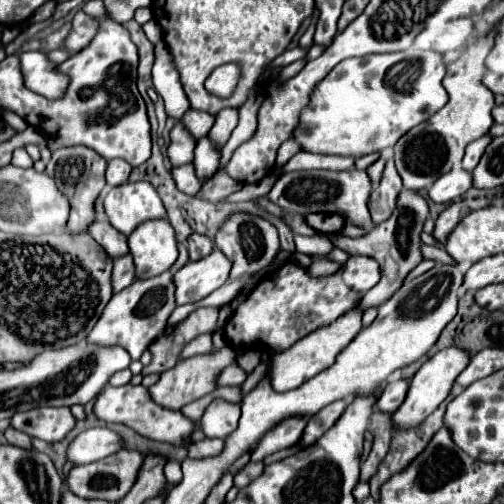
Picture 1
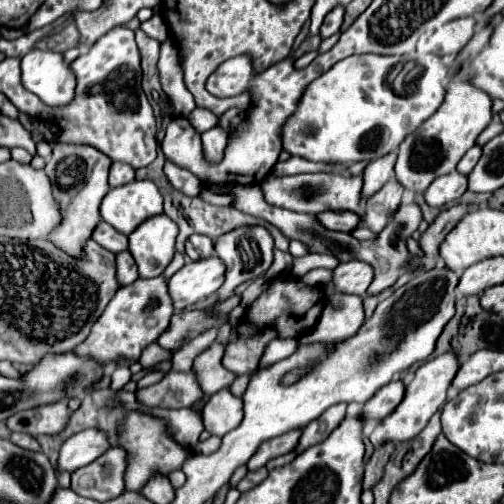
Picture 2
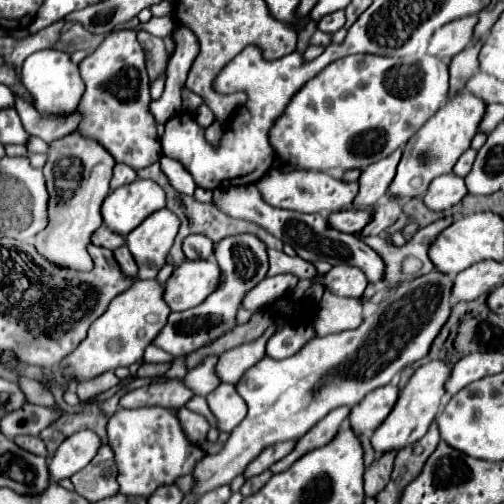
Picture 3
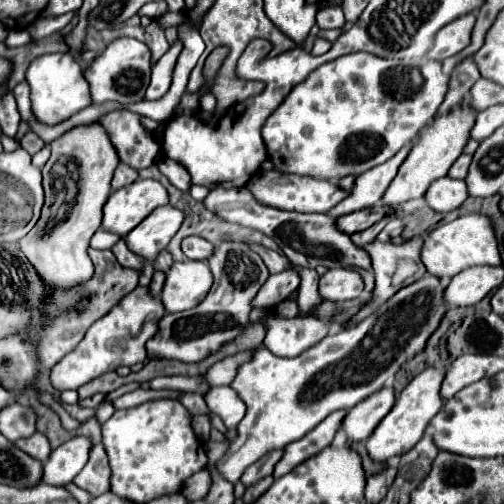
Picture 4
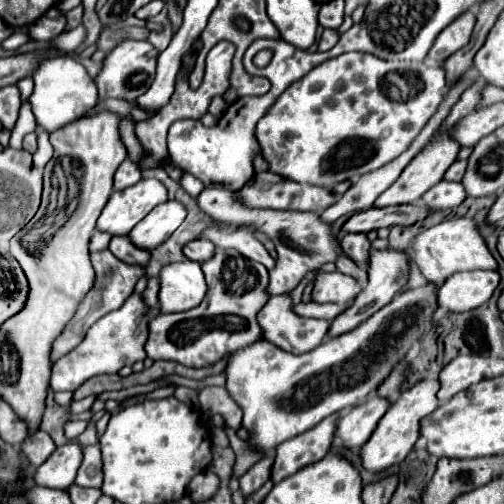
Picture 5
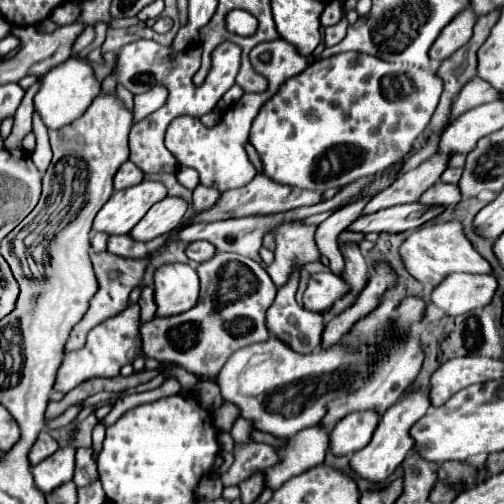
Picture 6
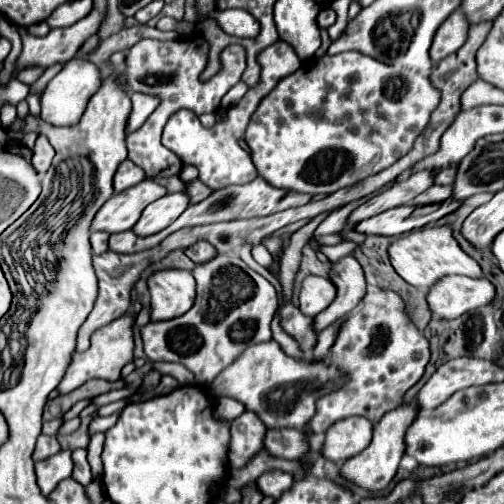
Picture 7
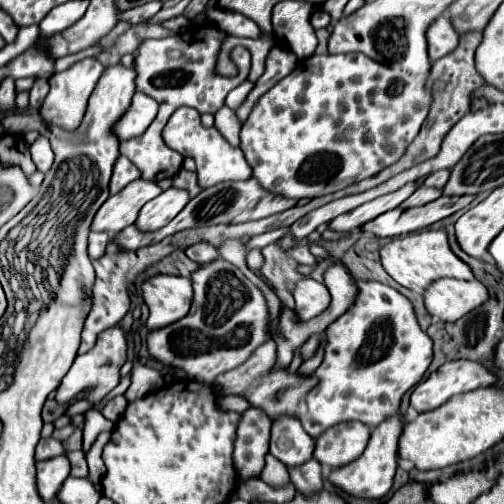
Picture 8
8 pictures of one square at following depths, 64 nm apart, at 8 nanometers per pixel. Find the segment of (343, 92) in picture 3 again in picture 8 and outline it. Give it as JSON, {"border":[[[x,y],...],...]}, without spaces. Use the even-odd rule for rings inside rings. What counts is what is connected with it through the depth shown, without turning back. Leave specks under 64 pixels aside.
{"border":[[[312,54],[308,58],[304,58],[286,78],[282,78],[276,86],[272,86],[252,108],[248,120],[242,124],[240,130],[240,150],[244,152],[244,158],[248,162],[248,166],[252,168],[252,178],[258,180],[258,184],[278,196],[288,196],[294,200],[302,200],[302,198],[316,198],[316,196],[326,196],[326,194],[334,194],[346,186],[352,186],[364,178],[370,178],[374,174],[378,174],[382,168],[394,164],[406,150],[406,146],[416,138],[422,122],[428,116],[430,110],[430,94],[424,90],[424,80],[416,78],[404,70],[392,70],[388,66],[382,66],[374,60],[370,60],[364,54]]]}

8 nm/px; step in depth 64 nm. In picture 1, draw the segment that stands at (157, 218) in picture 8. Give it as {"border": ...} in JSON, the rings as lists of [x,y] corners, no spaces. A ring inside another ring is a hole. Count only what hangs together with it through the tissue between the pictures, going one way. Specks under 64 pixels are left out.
{"border":[[[166,218],[140,224],[128,236],[128,248],[136,264],[136,278],[154,278],[178,258],[176,232]]]}

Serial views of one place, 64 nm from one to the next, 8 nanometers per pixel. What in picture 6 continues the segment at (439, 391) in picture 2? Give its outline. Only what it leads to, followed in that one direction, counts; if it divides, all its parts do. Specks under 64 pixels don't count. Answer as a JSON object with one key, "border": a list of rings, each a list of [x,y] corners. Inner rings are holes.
{"border":[[[418,390],[418,392],[410,392],[404,396],[404,400],[400,400],[394,408],[388,408],[388,412],[380,418],[374,436],[370,440],[370,444],[362,450],[358,450],[352,458],[350,458],[350,468],[356,476],[374,482],[374,484],[382,484],[388,480],[388,476],[394,474],[394,470],[398,468],[398,464],[406,458],[406,454],[412,450],[412,438],[410,438],[410,428],[426,414],[426,410],[430,408],[430,400],[428,400],[428,390]]]}

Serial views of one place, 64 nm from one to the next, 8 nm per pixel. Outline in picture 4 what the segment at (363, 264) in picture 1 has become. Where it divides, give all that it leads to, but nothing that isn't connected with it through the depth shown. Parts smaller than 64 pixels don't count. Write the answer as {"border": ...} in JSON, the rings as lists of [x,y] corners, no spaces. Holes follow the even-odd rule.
{"border":[[[332,268],[320,276],[318,292],[322,300],[354,300],[364,290],[362,278],[346,268]]]}

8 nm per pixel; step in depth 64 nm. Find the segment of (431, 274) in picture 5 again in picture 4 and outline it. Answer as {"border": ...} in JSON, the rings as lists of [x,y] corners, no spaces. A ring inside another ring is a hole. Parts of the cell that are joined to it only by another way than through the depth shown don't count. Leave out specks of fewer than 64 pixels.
{"border":[[[468,214],[468,216],[460,216],[448,224],[434,228],[428,236],[424,236],[420,260],[426,266],[426,272],[440,278],[442,282],[450,280],[458,272],[472,266],[484,266],[484,264],[500,266],[498,242],[490,226],[490,220],[480,214]]]}

